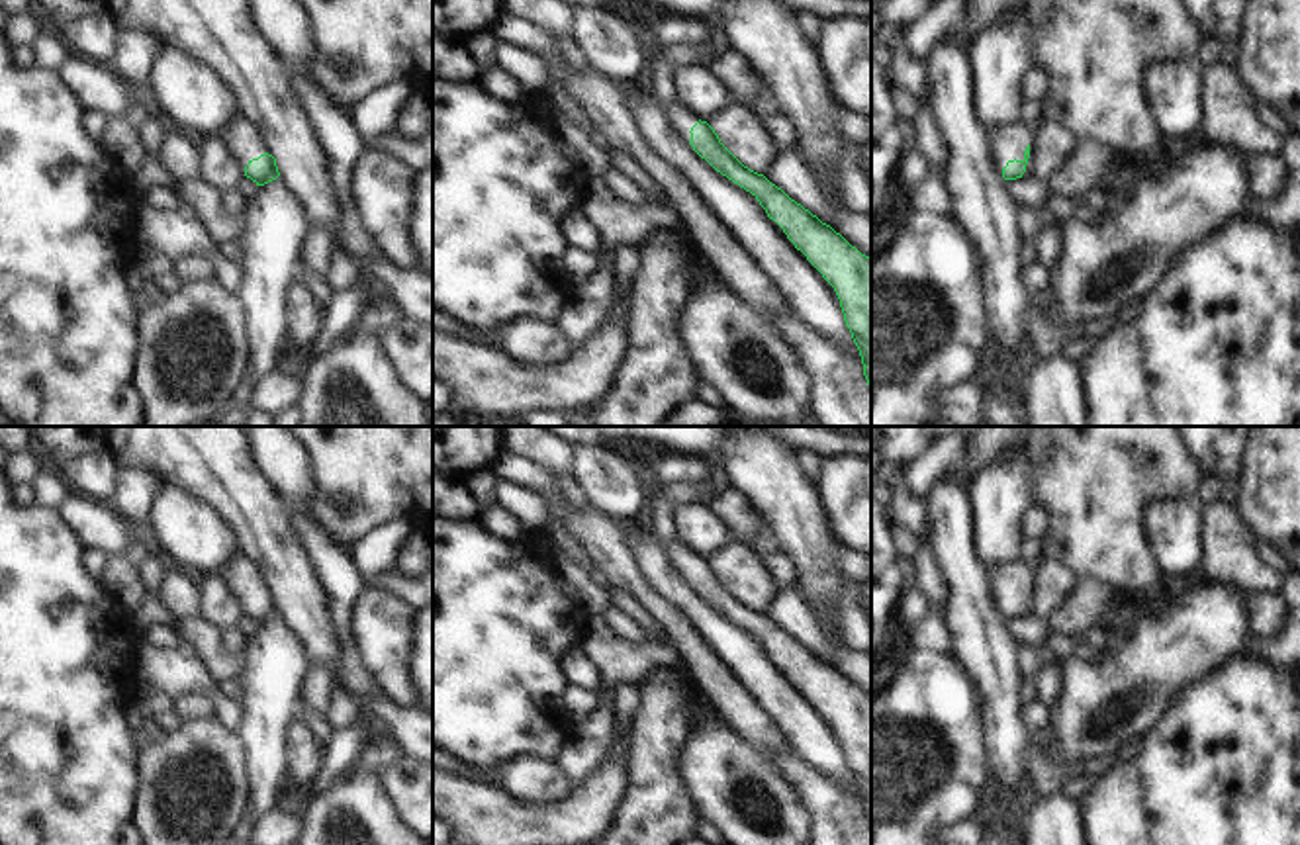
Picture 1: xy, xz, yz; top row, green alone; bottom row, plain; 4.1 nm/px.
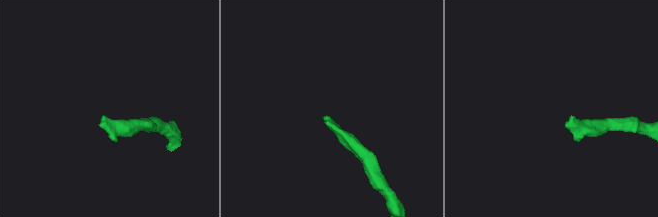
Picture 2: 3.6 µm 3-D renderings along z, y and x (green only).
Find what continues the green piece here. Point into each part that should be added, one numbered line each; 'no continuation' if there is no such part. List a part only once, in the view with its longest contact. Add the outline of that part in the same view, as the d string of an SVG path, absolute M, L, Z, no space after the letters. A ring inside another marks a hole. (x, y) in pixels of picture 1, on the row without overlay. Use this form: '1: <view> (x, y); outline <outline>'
1: yz (1005, 579); outline M1020 557L997 559L983 563L989 597L1002 614L1008 599L1024 599L1024 589L1030 583L1030 569Z

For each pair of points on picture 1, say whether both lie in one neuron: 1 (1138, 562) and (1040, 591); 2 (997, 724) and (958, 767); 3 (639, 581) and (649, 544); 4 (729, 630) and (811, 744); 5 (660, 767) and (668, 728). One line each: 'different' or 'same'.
1: different
2: different
3: different
4: same
5: same

